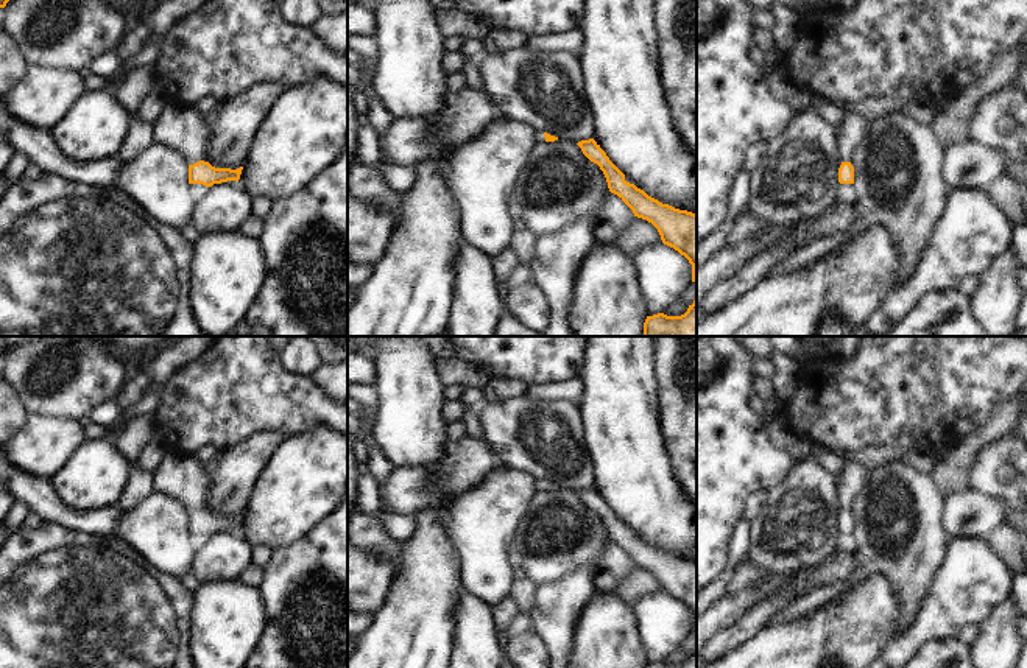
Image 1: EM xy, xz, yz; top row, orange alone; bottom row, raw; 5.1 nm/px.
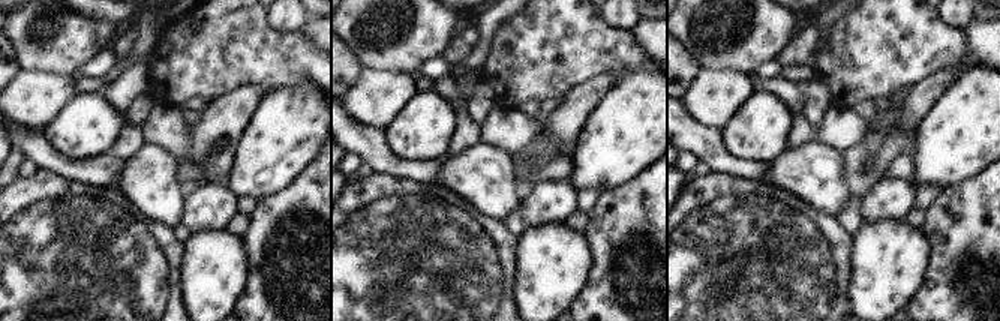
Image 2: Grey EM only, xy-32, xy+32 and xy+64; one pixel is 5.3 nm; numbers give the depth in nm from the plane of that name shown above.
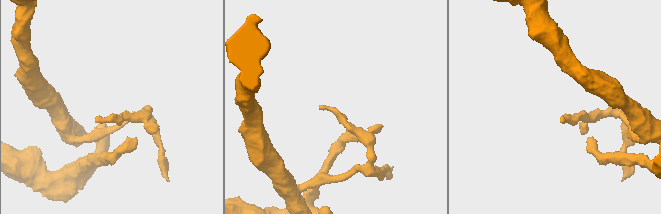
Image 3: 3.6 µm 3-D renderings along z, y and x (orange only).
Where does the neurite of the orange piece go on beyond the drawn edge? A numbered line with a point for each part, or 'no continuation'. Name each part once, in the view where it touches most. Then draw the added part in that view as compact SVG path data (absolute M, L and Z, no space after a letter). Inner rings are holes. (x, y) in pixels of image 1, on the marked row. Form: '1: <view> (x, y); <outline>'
1: xy (179, 128); M165 103L151 129L154 143L175 149L193 165L204 159L212 125L204 123L195 109Z

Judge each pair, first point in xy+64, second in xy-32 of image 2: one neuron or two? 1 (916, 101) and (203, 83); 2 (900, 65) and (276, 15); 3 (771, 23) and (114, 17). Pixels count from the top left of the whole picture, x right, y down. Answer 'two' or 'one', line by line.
1: two
2: two
3: two

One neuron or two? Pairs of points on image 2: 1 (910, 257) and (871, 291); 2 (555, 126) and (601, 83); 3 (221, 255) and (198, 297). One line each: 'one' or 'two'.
1: one
2: one
3: one

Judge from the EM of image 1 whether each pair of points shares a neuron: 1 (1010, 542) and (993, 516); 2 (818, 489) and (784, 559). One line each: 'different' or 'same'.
1: different
2: same

